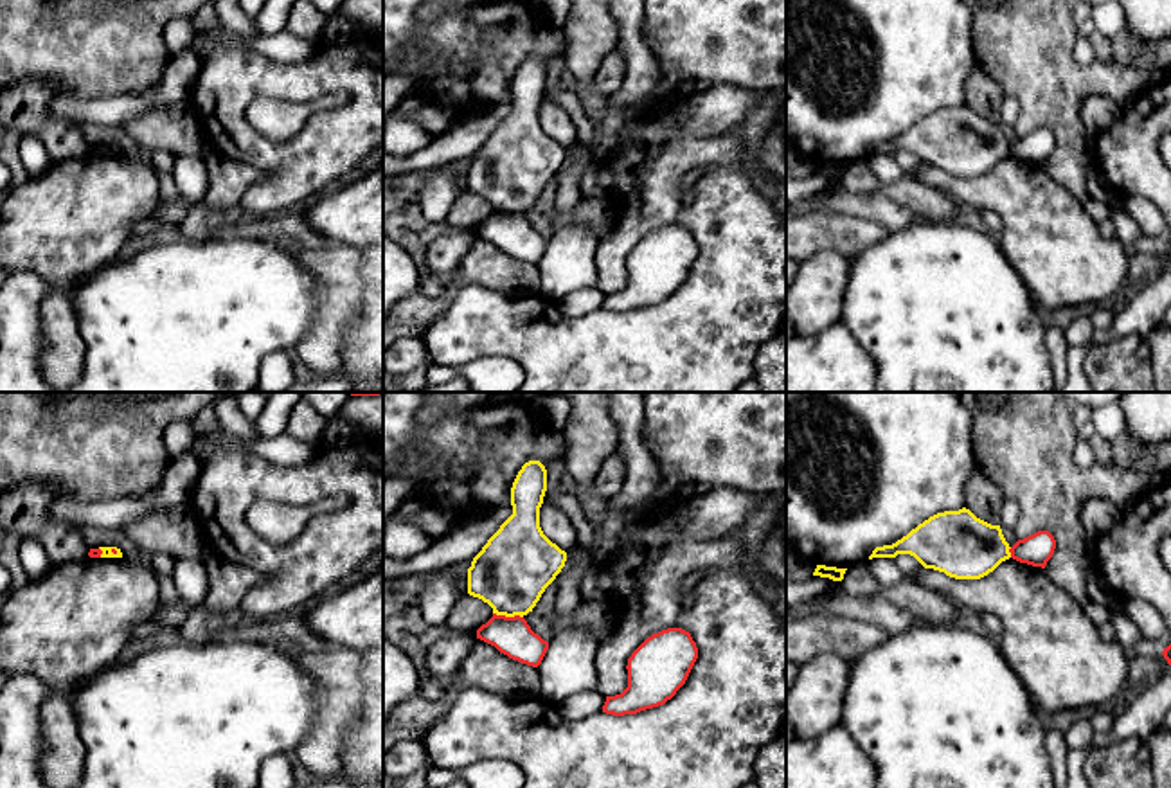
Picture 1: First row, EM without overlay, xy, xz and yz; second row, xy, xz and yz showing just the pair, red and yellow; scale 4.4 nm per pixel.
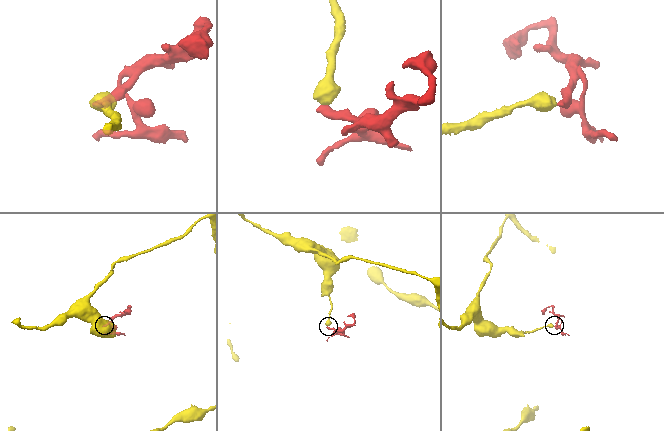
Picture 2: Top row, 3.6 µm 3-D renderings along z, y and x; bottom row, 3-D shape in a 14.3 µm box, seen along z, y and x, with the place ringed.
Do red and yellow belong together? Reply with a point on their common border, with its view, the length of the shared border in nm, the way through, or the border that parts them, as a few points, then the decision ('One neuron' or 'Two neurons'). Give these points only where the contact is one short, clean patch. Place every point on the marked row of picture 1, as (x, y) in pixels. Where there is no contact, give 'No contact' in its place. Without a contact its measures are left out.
Touches red at xz (508, 617). Shared border 140 nm. Boundary: xz (493, 612), (522, 617). Two neurons

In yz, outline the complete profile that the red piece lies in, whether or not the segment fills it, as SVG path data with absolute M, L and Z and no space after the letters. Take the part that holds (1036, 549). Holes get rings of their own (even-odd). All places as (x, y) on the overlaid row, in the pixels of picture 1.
M1038 531L1024 540L1018 540L1011 549L1011 558L1032 567L1045 569L1047 561L1052 558L1056 549L1056 540L1049 531Z

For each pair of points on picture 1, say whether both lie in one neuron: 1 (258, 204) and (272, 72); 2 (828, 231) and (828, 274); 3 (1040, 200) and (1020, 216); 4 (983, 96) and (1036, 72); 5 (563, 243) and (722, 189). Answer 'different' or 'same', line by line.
1: same
2: different
3: same
4: different
5: different

